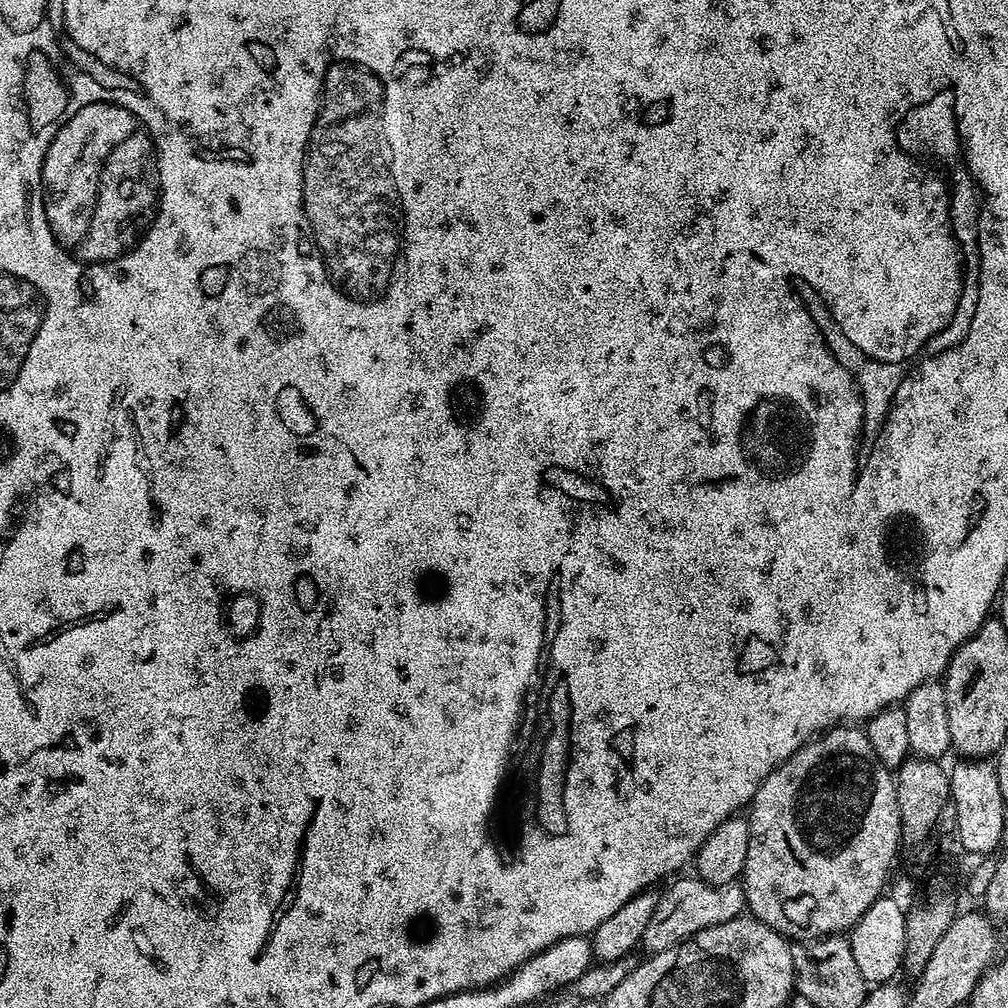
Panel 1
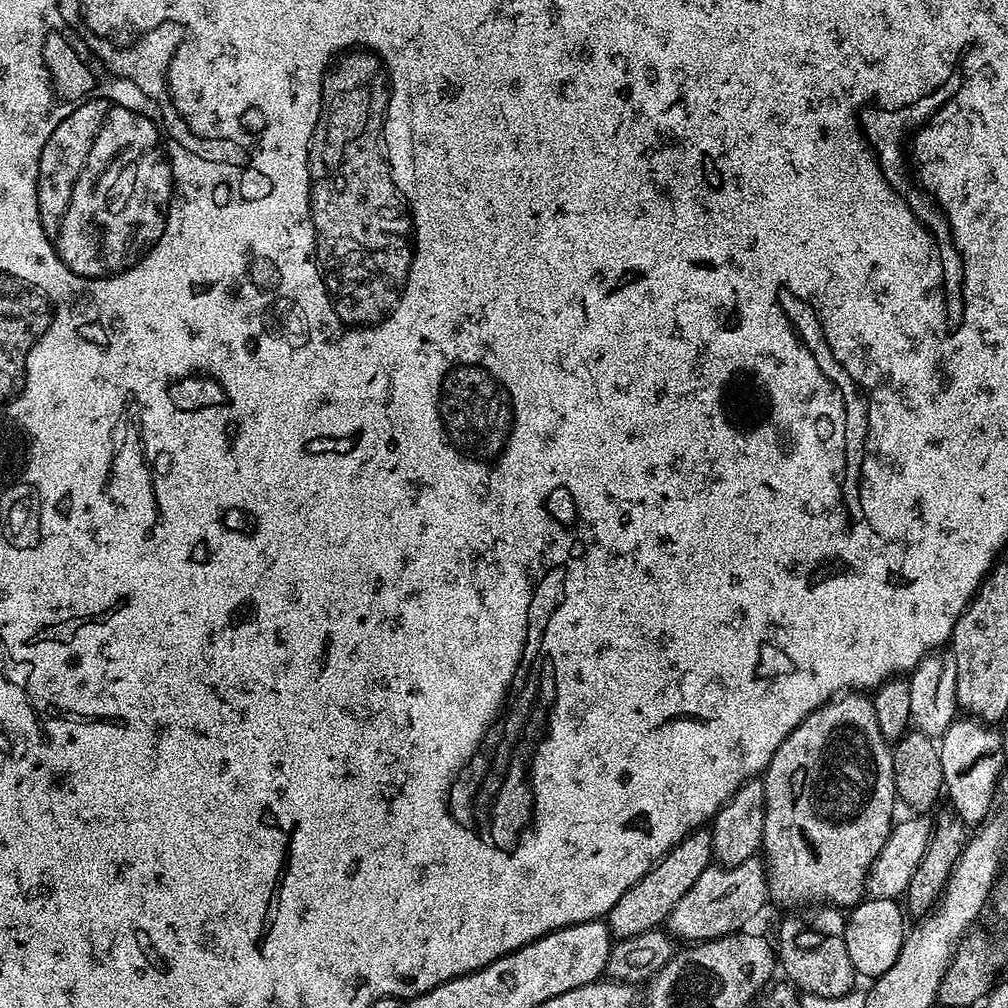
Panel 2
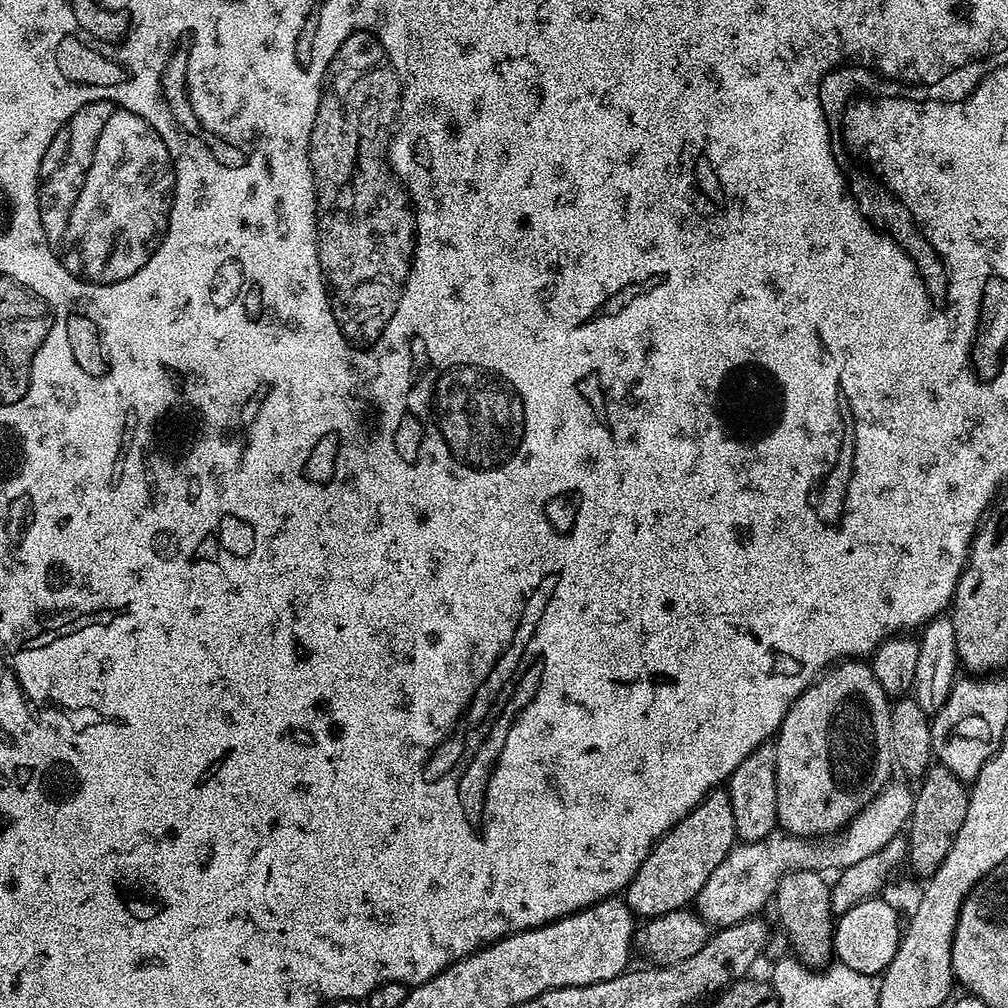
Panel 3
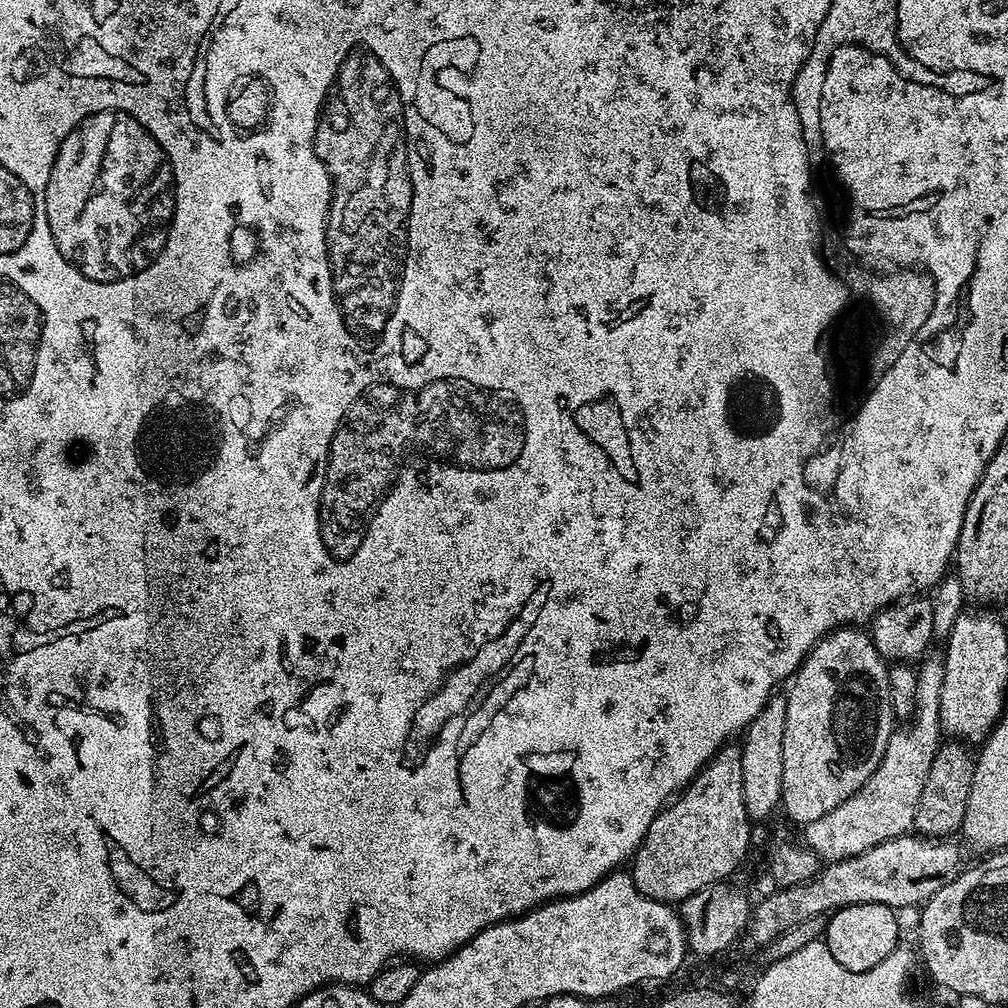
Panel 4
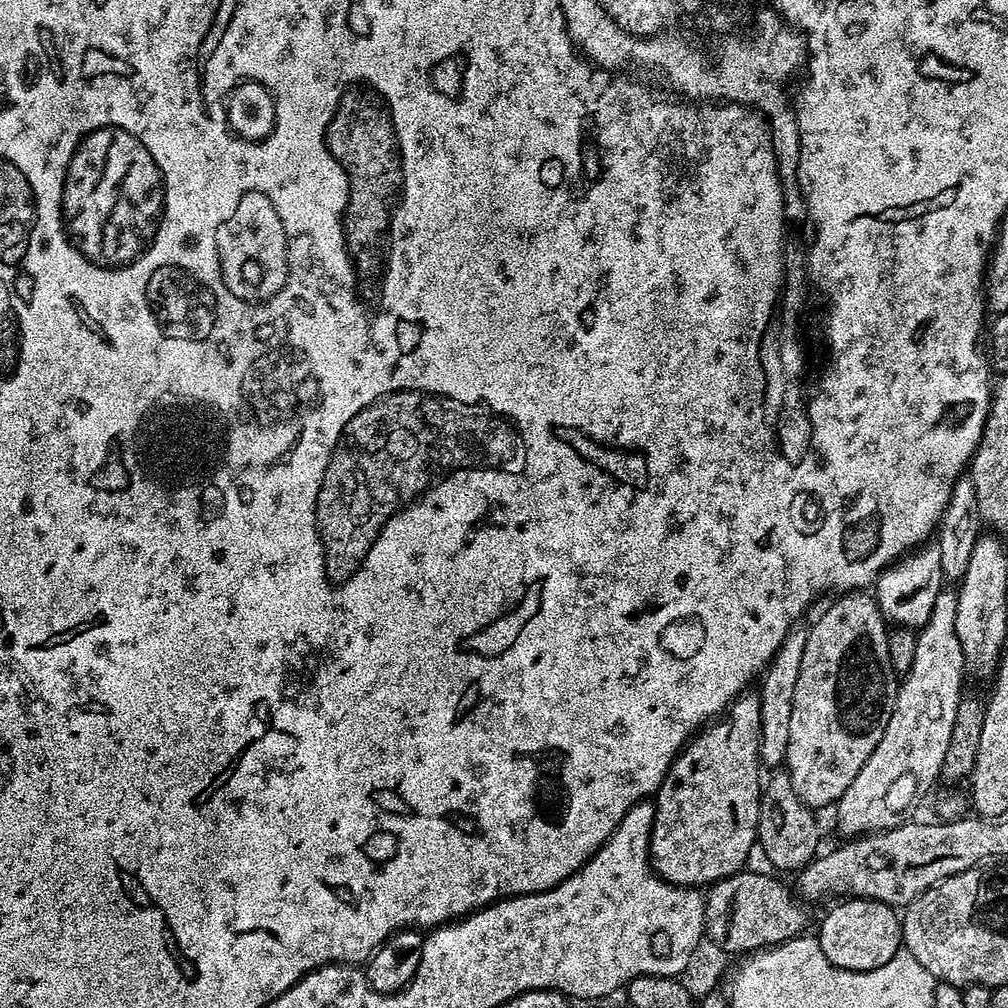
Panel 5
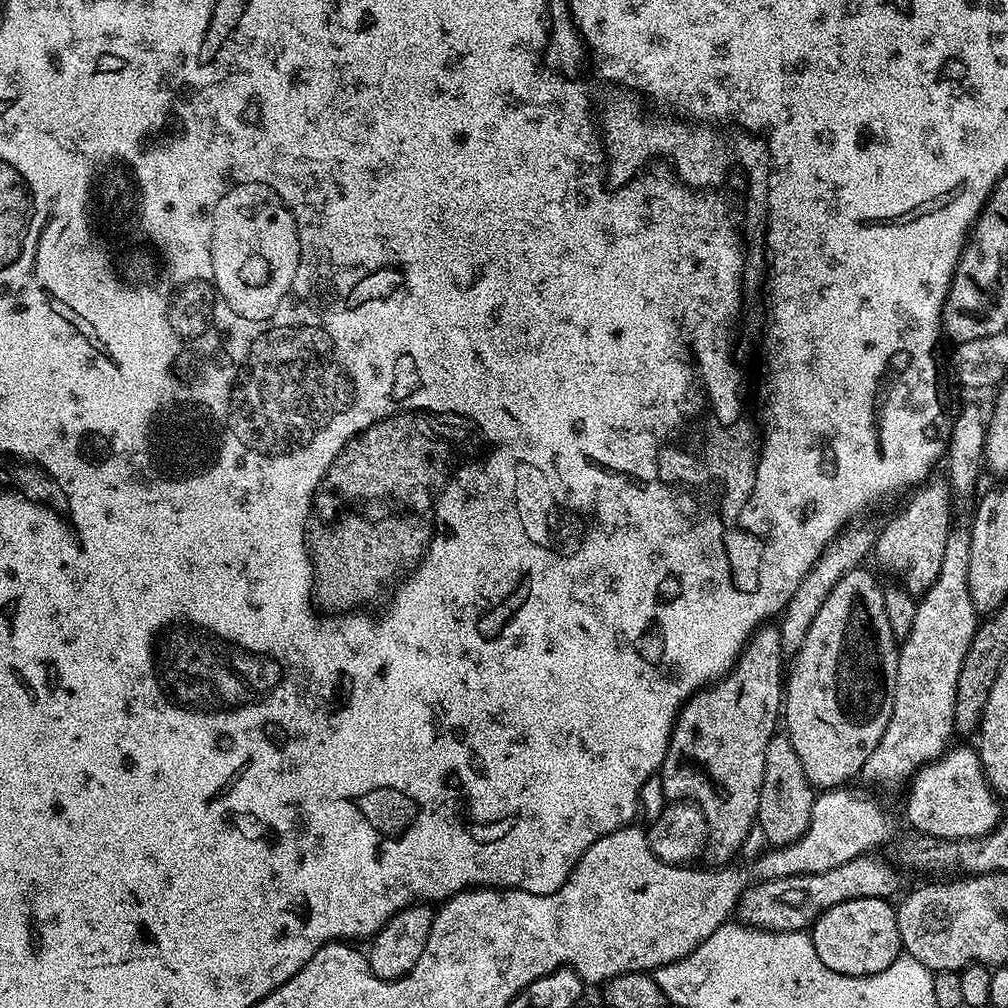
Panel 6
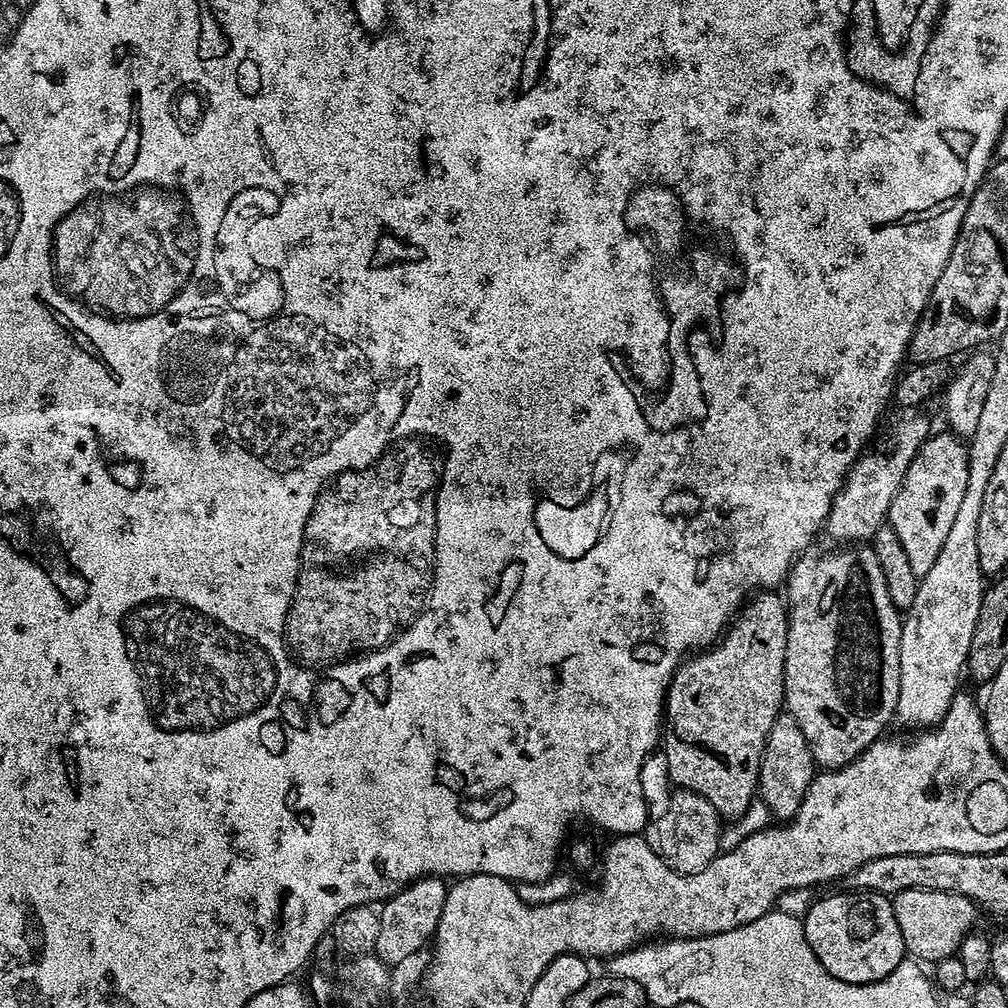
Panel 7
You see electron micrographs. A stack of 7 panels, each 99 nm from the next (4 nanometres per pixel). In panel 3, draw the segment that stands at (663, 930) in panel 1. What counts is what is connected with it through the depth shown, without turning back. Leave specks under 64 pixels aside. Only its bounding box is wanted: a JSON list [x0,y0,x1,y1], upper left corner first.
[694,782,913,929]

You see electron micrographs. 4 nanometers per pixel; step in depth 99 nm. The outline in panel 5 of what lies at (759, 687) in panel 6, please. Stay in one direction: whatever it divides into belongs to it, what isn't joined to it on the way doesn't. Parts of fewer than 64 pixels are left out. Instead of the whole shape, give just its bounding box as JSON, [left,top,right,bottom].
[648,690,762,888]

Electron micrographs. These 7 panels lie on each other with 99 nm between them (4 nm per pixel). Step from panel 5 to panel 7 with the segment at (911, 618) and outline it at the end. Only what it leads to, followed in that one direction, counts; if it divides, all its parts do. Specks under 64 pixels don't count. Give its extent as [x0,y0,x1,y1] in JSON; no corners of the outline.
[887,430,968,576]

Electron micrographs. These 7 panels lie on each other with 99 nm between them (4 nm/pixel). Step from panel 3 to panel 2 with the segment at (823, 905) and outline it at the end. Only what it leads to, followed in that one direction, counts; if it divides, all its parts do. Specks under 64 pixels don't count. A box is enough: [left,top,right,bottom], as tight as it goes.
[778,906,858,998]

